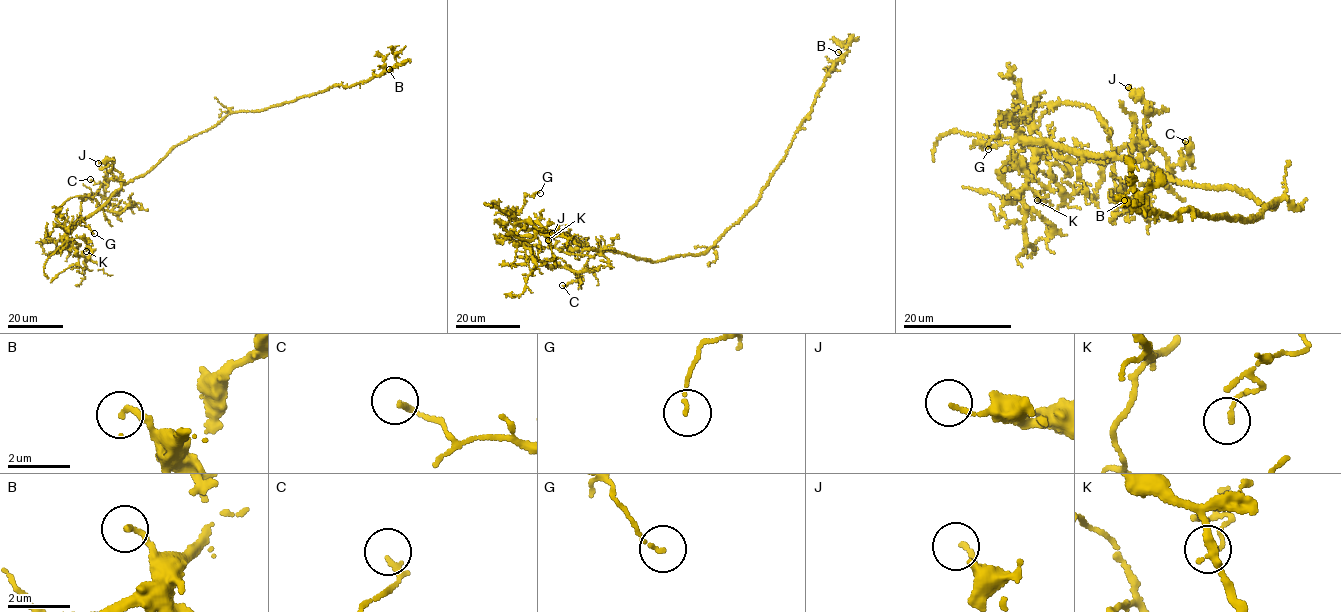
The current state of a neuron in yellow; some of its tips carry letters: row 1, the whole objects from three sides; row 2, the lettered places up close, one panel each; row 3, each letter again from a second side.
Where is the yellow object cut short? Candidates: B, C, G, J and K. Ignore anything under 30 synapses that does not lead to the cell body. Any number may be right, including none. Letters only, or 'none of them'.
none of them

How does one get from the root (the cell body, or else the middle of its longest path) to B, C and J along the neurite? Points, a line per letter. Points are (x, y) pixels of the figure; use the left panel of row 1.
B: (171, 150), (215, 126), (228, 114), (243, 110), (258, 111), (338, 85), (350, 87), (389, 69)
C: (171, 150), (63, 236), (78, 219), (82, 201), (101, 185), (105, 190), (108, 185), (90, 179)
J: (171, 150), (148, 172), (123, 184), (112, 161), (98, 163)

